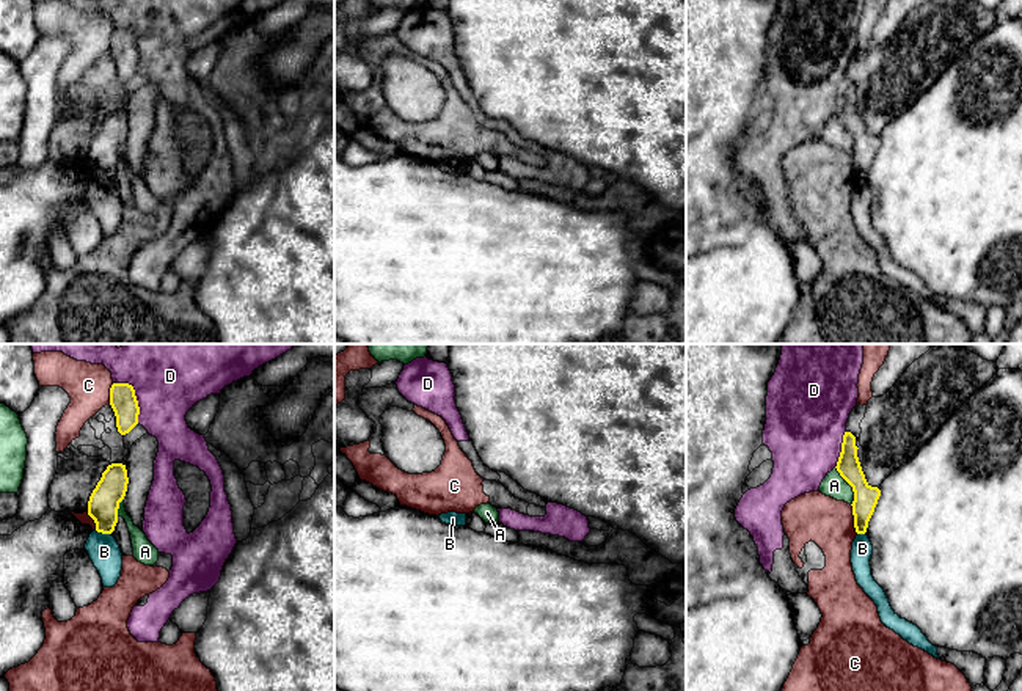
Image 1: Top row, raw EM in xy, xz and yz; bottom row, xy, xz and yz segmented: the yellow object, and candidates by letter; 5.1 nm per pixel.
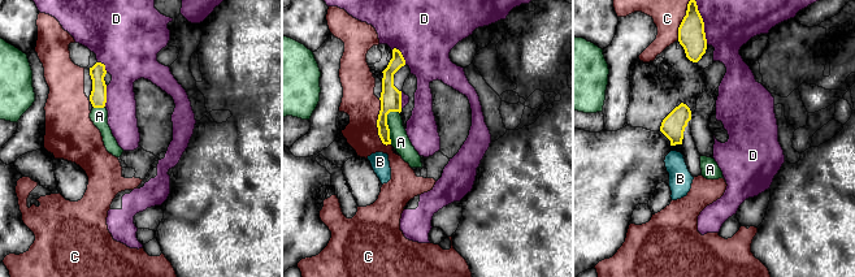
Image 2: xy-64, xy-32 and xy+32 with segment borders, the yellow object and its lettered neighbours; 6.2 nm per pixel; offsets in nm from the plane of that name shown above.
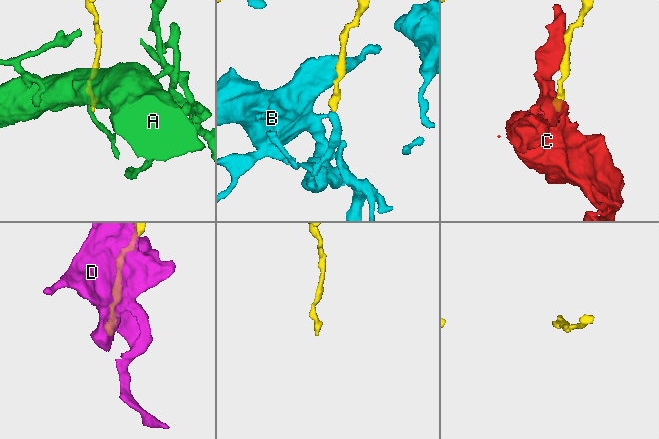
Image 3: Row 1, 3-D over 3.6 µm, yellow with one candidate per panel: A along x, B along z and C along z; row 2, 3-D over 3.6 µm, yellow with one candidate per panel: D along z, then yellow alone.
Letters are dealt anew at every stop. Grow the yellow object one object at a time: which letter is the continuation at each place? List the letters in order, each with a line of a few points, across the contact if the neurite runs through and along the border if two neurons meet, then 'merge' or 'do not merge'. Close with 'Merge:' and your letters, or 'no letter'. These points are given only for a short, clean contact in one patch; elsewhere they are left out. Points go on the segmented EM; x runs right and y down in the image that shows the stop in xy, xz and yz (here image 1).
A: yz (835, 467), (851, 487), (851, 504) | do not merge
B: xy (96, 530), (110, 534) | do not merge
C: do not merge
D: do not merge
Merge: no letter

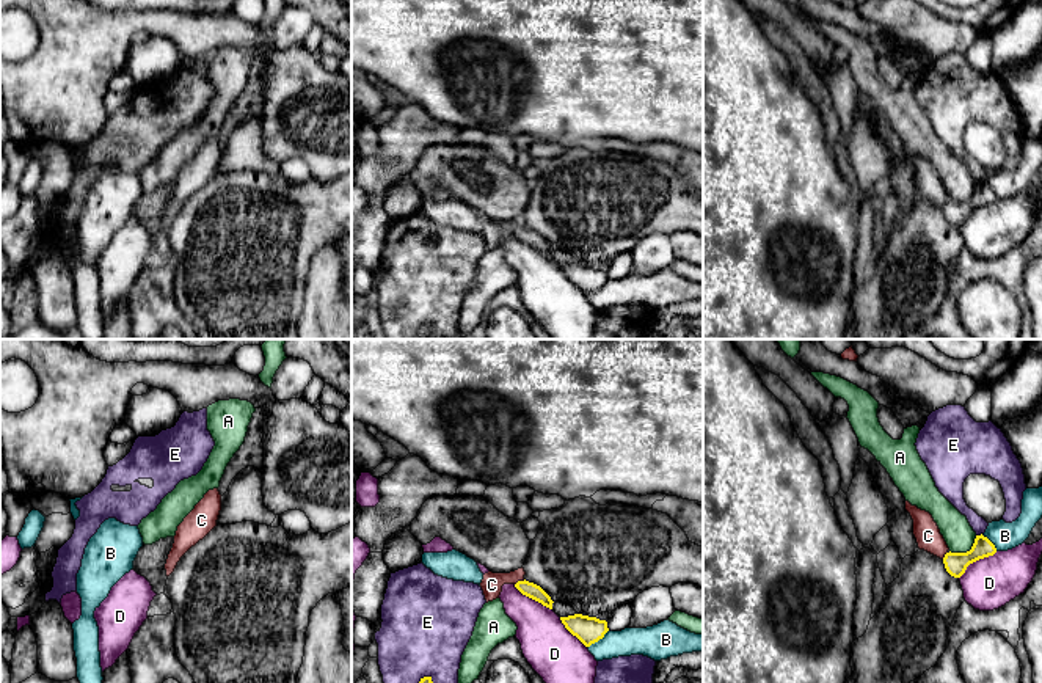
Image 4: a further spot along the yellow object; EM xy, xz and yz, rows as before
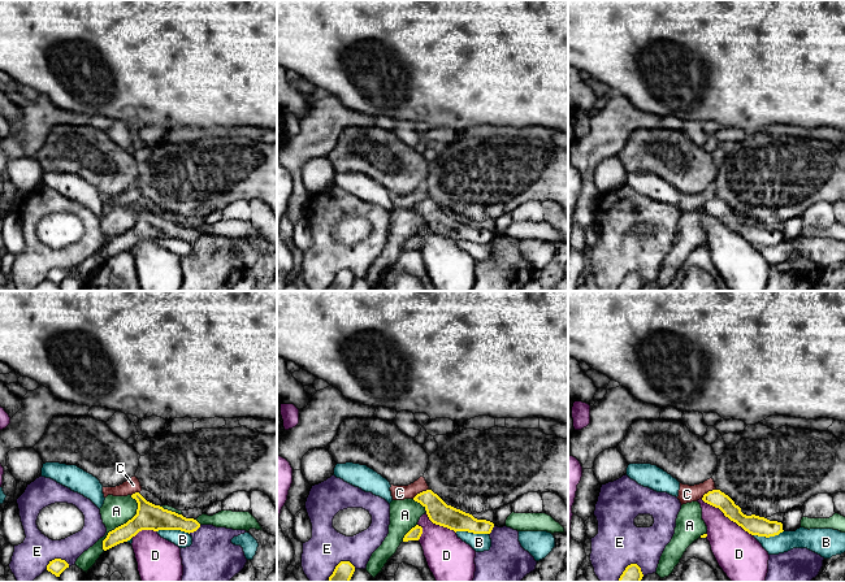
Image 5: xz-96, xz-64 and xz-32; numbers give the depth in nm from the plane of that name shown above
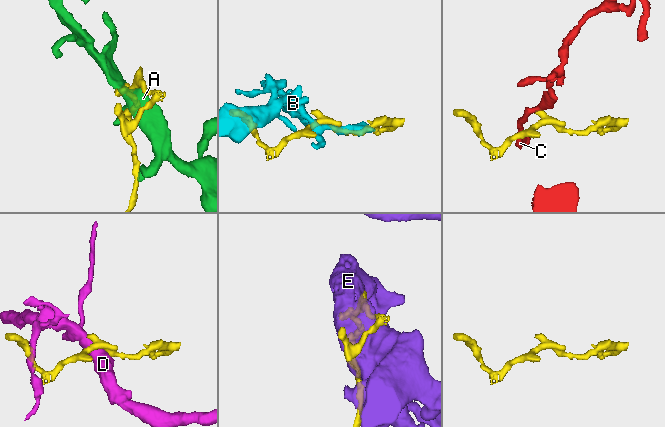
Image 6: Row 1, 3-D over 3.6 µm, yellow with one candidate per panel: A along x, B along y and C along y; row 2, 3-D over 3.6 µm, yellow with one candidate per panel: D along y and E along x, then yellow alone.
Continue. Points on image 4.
A: do not merge
B: do not merge
C: xz (524, 580), (515, 584) | do not merge
D: do not merge
E: do not merge
Merge: no letter

